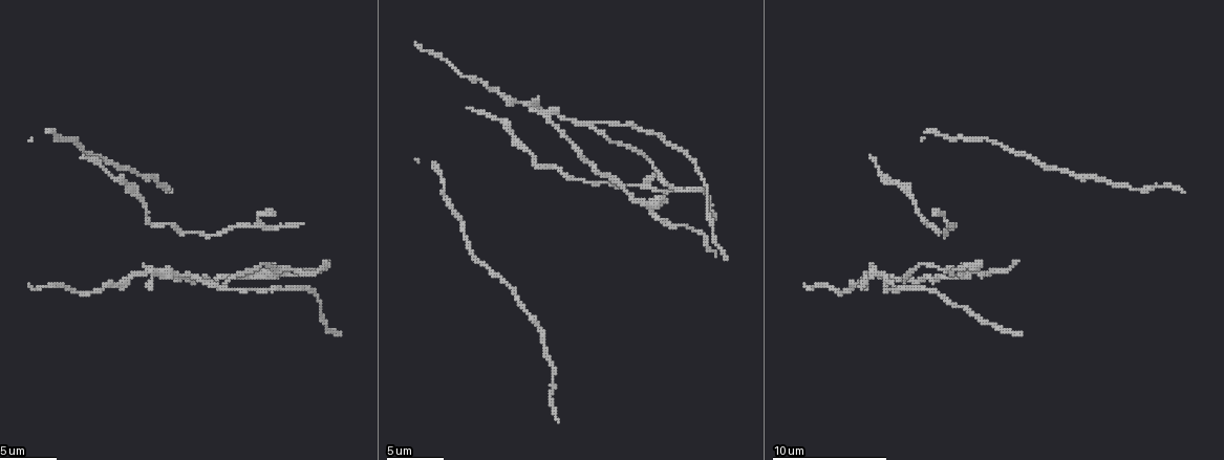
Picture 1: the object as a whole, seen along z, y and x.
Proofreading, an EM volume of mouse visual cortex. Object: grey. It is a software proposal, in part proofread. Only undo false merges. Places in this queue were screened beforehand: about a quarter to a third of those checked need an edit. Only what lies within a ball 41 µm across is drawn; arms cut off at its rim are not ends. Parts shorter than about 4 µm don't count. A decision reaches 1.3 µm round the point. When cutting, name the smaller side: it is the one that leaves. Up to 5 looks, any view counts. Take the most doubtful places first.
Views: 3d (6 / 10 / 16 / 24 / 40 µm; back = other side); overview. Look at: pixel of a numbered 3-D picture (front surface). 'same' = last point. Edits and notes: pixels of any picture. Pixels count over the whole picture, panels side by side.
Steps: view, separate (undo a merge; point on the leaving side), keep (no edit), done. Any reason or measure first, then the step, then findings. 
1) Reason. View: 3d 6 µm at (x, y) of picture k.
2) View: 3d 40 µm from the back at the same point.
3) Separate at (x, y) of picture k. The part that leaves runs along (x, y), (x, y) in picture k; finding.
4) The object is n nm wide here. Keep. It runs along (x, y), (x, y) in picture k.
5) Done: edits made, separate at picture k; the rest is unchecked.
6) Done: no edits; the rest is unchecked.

Looks like a crossing. View: 3d 10 µm at (550, 112) of picture 1.

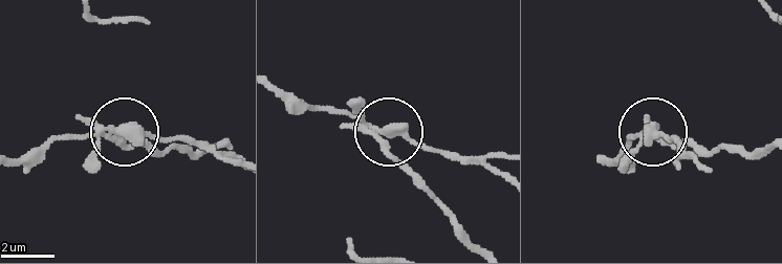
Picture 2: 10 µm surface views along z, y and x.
The side arm is 15 µm long. Separate at (89, 162) of picture 2. The part that leaves runs along (370, 130), (477, 243) in picture 2; two neurons meet here.

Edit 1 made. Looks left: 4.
See it whole again. View: overview.

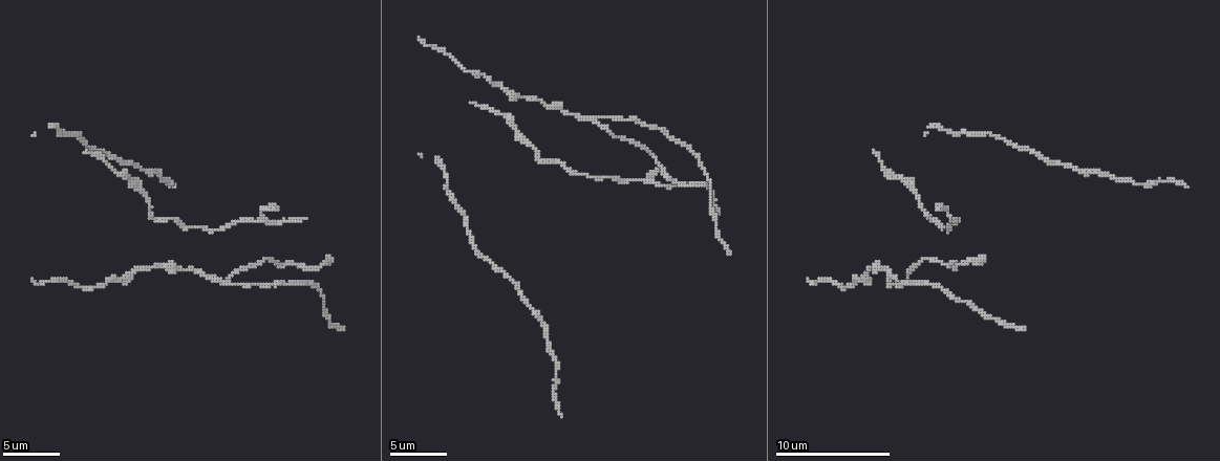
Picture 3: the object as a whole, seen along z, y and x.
Sudden change in width. View: 3d 16 µm at (242, 222) of picture 3.

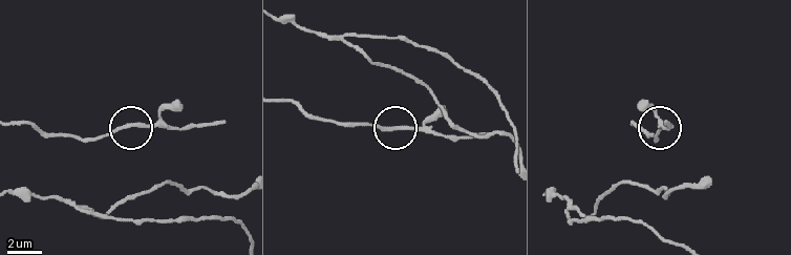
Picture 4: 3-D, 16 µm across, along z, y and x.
Keep. It runs along (330, 119), (437, 132) in picture 4; continuous, no second neuron.

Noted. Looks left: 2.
Done: edits made, separate at picture 2; the rest is unchecked.

